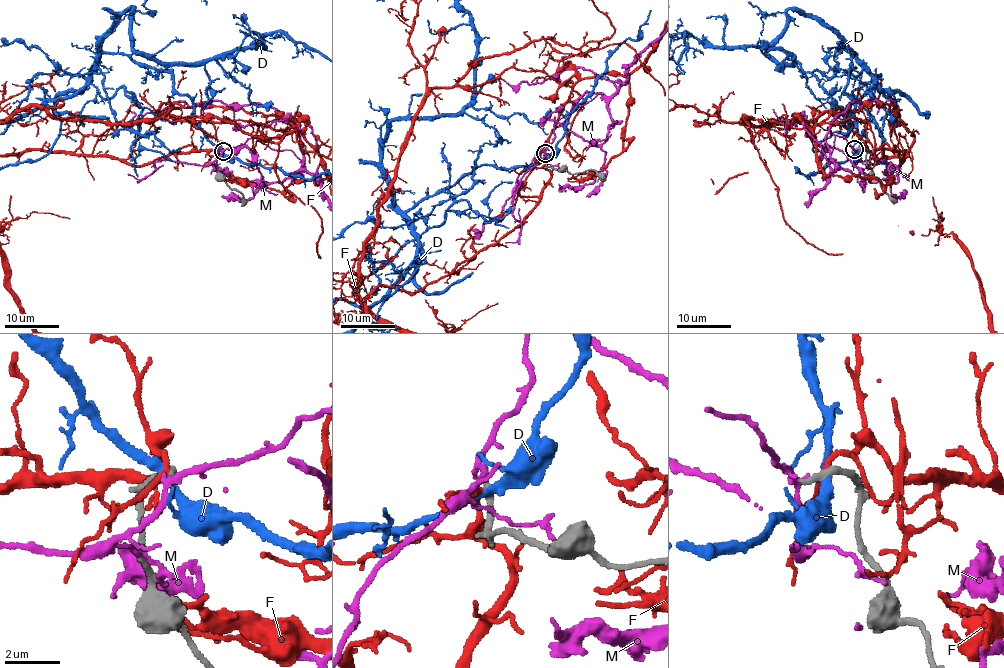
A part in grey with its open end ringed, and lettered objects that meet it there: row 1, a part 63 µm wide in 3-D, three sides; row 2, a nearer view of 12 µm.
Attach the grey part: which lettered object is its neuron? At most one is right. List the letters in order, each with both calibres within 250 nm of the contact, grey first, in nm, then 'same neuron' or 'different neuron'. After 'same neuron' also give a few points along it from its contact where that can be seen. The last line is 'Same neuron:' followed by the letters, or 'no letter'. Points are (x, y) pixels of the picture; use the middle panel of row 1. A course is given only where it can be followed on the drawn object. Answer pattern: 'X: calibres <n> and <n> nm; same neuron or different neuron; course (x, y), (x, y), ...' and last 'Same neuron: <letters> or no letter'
D: calibres 320 and 320 nm; different neuron
F: calibres 320 and 170 nm; different neuron
M: calibres 200 and 170 nm; different neuron
Same neuron: no letter

